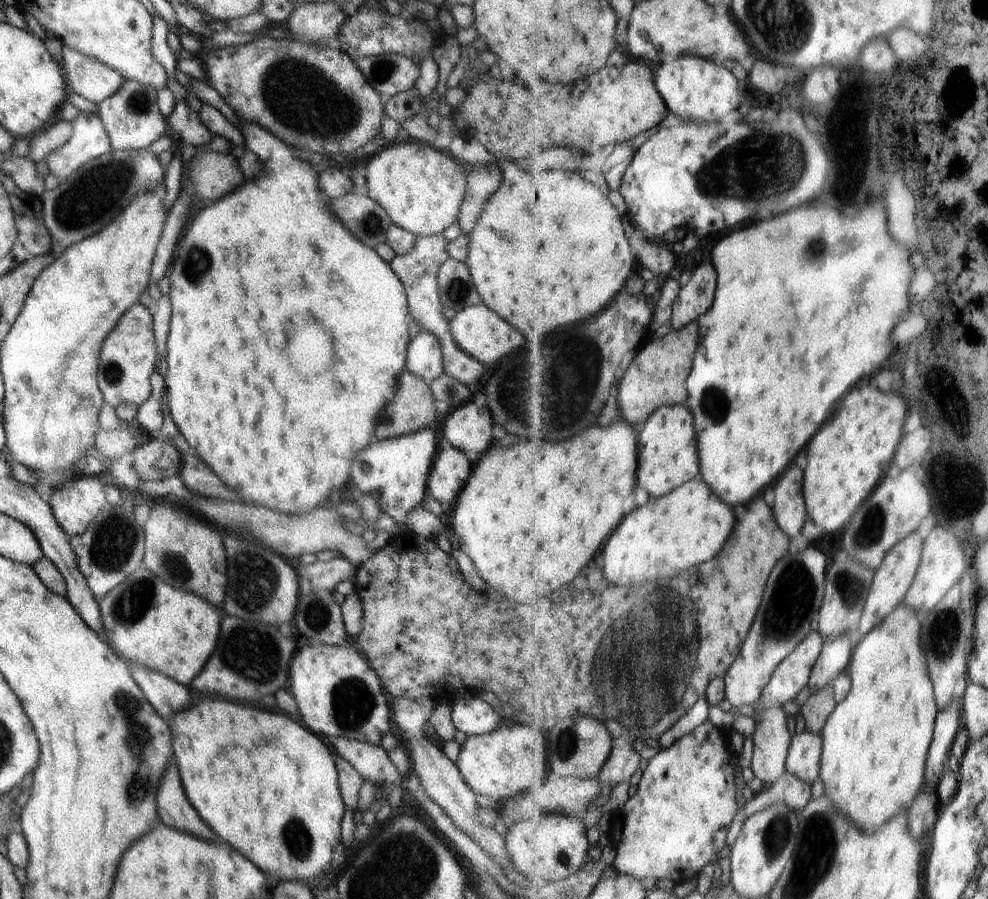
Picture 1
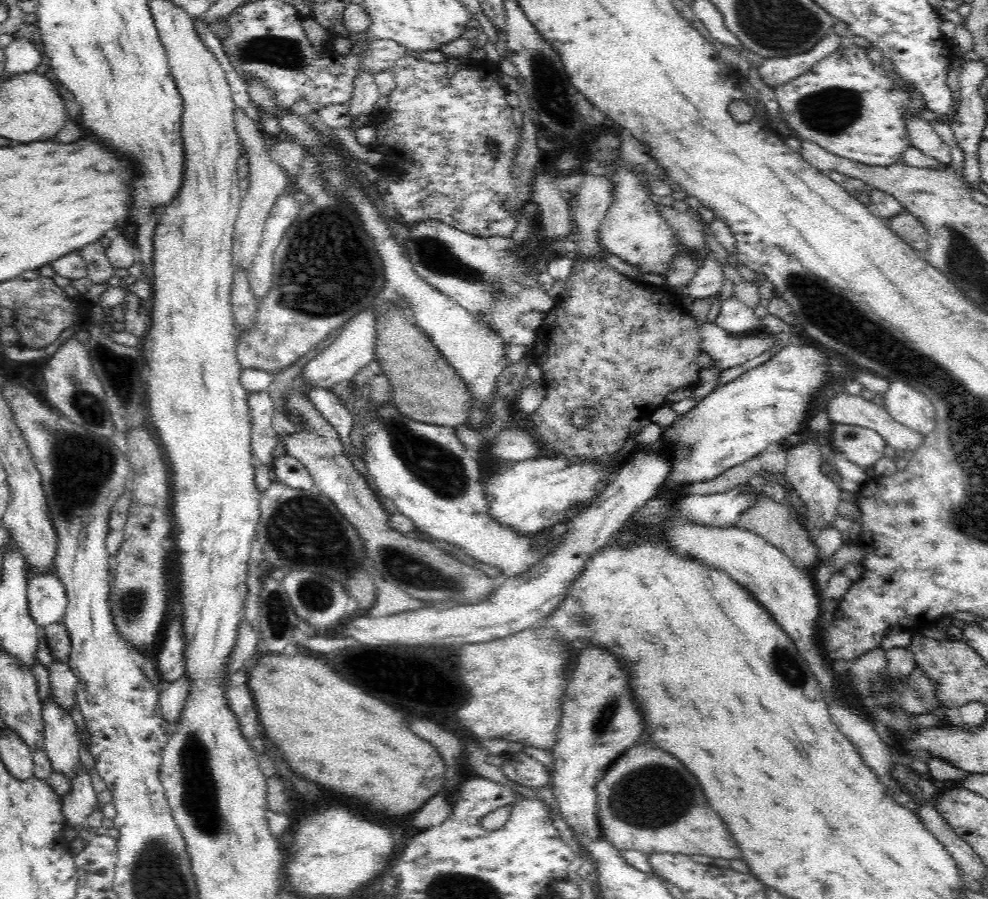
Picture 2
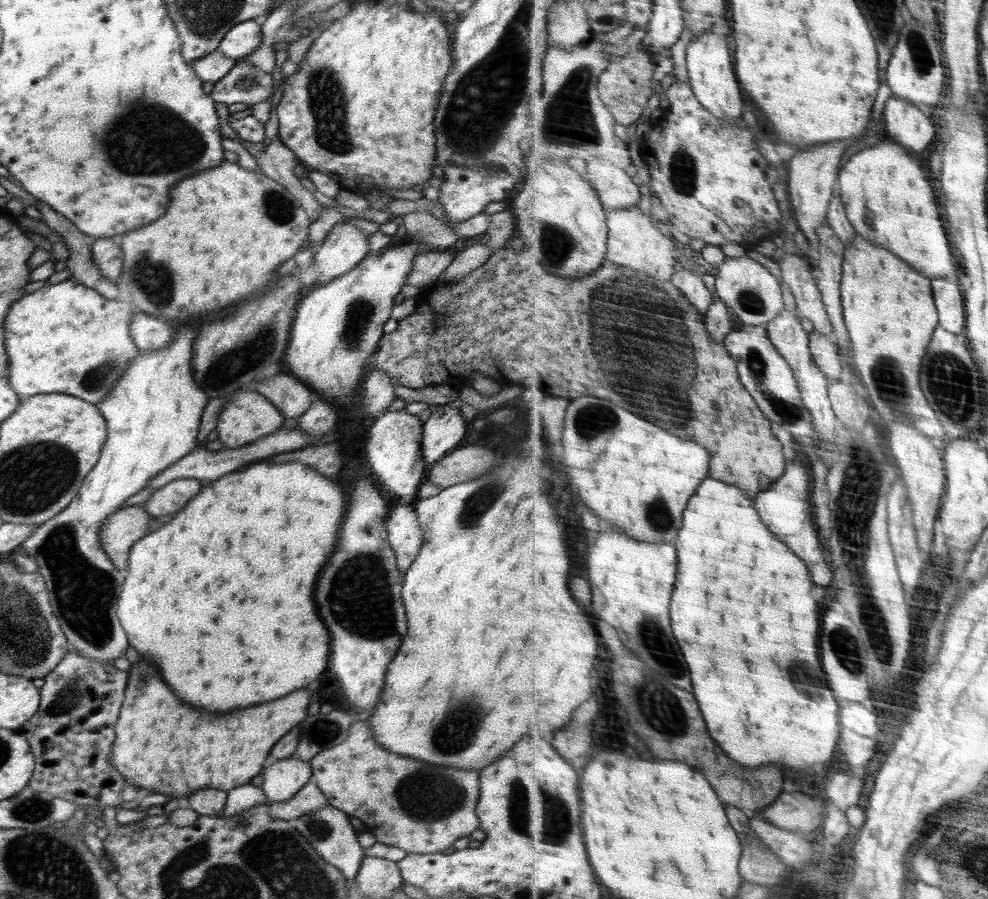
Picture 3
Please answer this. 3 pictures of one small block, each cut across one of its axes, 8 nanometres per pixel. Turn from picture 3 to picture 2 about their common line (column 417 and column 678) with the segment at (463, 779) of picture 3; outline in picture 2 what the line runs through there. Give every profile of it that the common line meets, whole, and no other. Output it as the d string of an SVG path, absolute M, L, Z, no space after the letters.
M654 742L632 745L621 754L595 784L597 794L598 823L604 843L614 845L618 851L638 850L644 853L672 853L704 855L711 858L741 859L741 852L724 826L722 818L708 806L698 780L686 770L686 766L672 754L660 750Z

